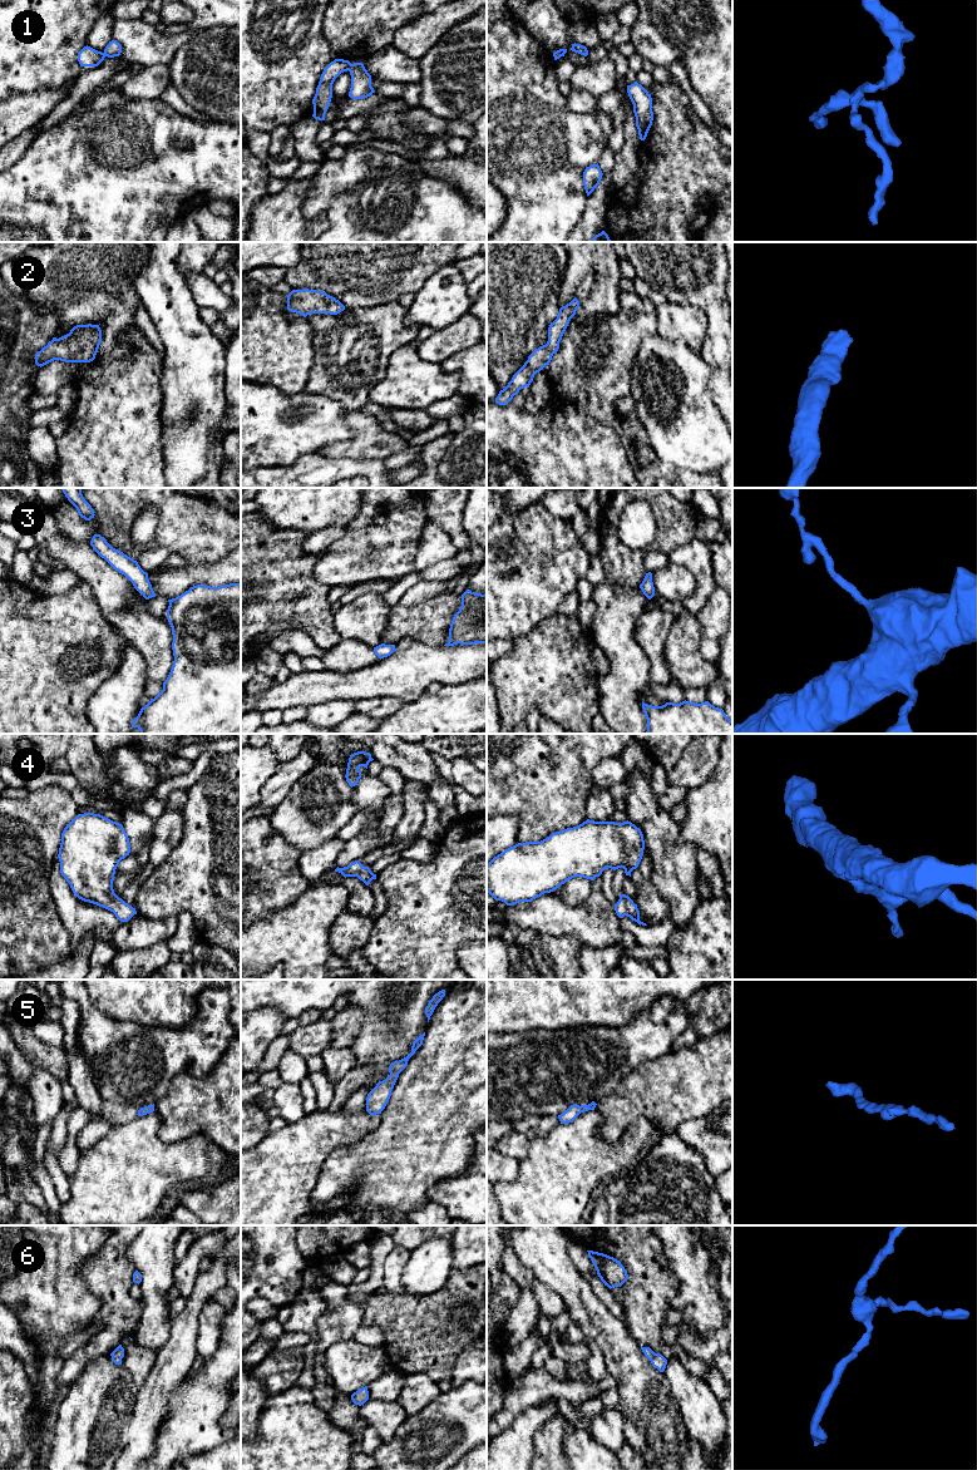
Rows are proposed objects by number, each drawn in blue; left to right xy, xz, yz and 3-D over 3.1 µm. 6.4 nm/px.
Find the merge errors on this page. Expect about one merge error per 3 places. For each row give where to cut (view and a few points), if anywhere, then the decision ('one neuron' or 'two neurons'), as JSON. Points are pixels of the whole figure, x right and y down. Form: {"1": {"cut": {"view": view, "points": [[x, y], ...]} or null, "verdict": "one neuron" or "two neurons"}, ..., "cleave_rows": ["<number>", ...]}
{"1": {"cut": {"view": "xz", "points": [[353, 64], [349, 70]]}, "verdict": "two neurons"}, "2": {"cut": null, "verdict": "one neuron"}, "3": {"cut": null, "verdict": "one neuron"}, "4": {"cut": null, "verdict": "one neuron"}, "5": {"cut": null, "verdict": "one neuron"}, "6": {"cut": null, "verdict": "one neuron"}, "cleave_rows": ["1"]}

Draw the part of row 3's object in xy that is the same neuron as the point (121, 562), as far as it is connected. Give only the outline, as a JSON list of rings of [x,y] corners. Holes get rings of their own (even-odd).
[[[94,534],[90,546],[104,558],[115,571],[124,574],[134,586],[134,588],[145,598],[156,597],[148,573],[144,572],[137,561],[128,557],[123,552],[113,548],[104,537]]]

